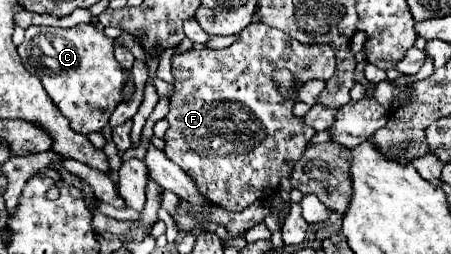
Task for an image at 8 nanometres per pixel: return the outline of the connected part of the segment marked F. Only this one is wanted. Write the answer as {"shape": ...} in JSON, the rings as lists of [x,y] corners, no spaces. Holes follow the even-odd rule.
{"shape":[[[255,22],[249,24],[239,38],[223,50],[189,50],[173,56],[173,94],[169,104],[169,114],[165,120],[169,128],[165,132],[165,154],[171,162],[181,166],[189,174],[201,194],[211,198],[211,202],[223,206],[229,212],[241,212],[255,200],[271,196],[279,180],[291,174],[291,164],[301,158],[307,148],[307,142],[315,136],[315,130],[305,126],[301,118],[293,116],[293,98],[283,98],[273,80],[271,72],[277,68],[291,70],[299,84],[307,80],[329,80],[335,72],[335,52],[327,44],[301,44],[289,38],[277,28]],[[209,150],[235,150],[231,154],[209,154]]]}

